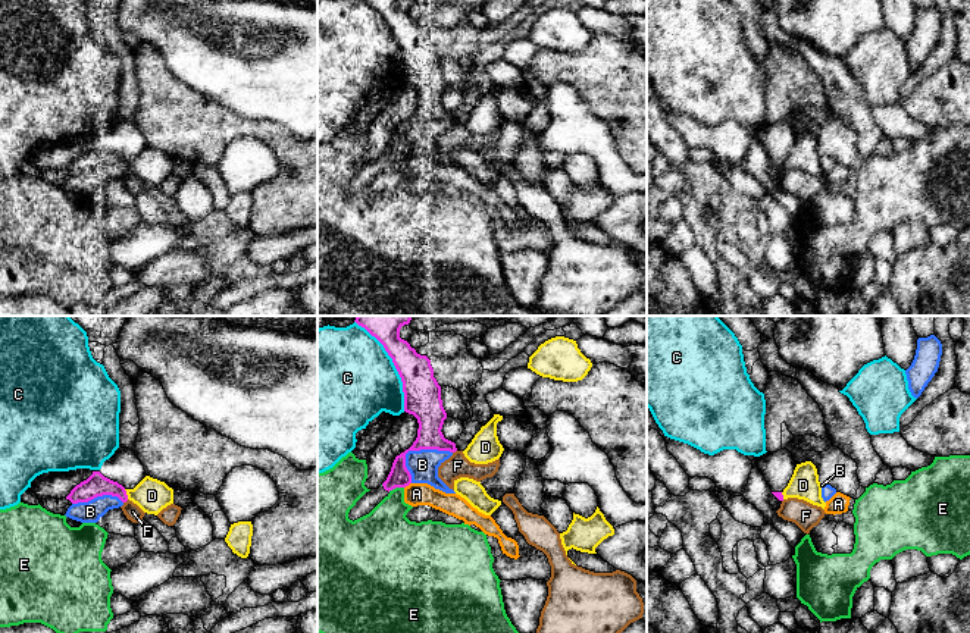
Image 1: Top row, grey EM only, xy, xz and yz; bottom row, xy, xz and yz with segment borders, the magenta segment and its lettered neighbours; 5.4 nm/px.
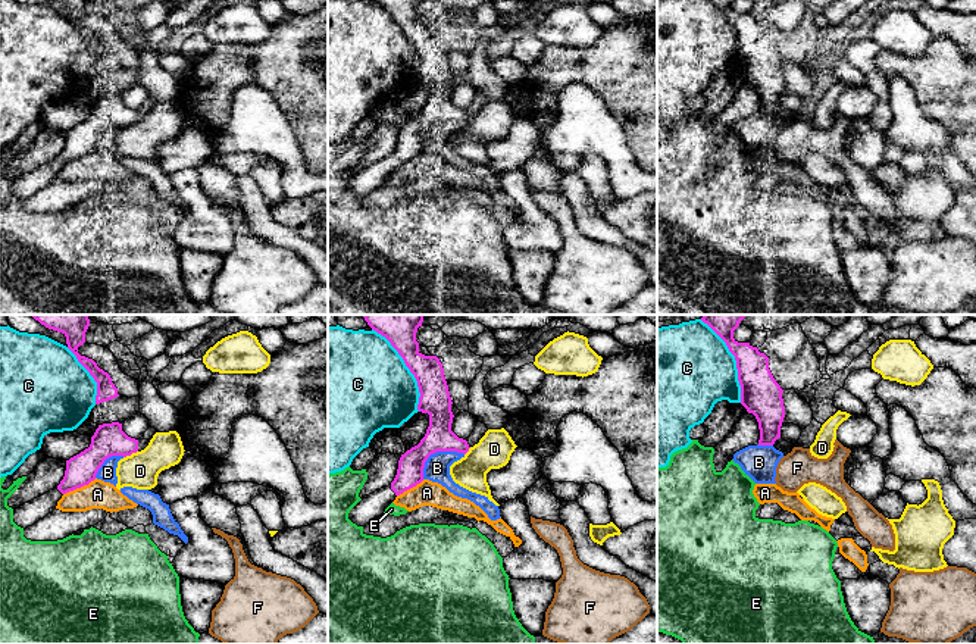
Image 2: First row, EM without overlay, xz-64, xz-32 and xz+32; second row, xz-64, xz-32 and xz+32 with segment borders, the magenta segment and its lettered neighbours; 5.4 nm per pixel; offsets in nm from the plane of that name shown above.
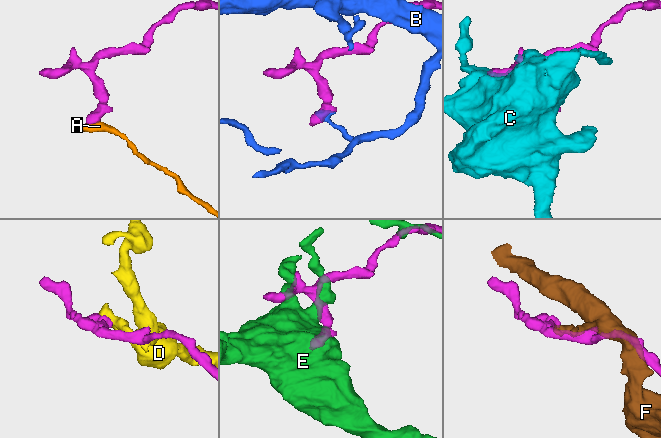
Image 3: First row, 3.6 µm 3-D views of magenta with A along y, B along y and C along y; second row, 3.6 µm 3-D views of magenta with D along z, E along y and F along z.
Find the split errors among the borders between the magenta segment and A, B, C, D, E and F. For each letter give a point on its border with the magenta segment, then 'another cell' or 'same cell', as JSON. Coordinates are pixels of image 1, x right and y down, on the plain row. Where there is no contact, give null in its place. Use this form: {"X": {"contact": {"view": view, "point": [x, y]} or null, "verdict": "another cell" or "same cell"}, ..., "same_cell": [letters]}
{"A": {"contact": {"view": "xz", "point": [407, 156]}, "verdict": "another cell"}, "B": {"contact": {"view": "xz", "point": [415, 121]}, "verdict": "another cell"}, "C": {"contact": {"view": "xz", "point": [396, 38]}, "verdict": "another cell"}, "D": {"contact": {"view": "xy", "point": [125, 165]}, "verdict": "another cell"}, "E": {"contact": {"view": "xz", "point": [396, 157]}, "verdict": "another cell"}, "F": {"contact": {"view": "xy", "point": [125, 172]}, "verdict": "another cell"}, "same_cell": []}

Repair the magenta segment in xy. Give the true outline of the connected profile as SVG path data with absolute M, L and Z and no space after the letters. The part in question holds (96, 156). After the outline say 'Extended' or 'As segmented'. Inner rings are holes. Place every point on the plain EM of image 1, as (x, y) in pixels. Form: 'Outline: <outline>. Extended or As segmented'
Outline: M93 142L87 151L76 156L66 170L69 170L72 175L78 175L88 173L103 166L118 167L122 173L128 172L125 159L118 153L104 148L100 142Z. As segmented

